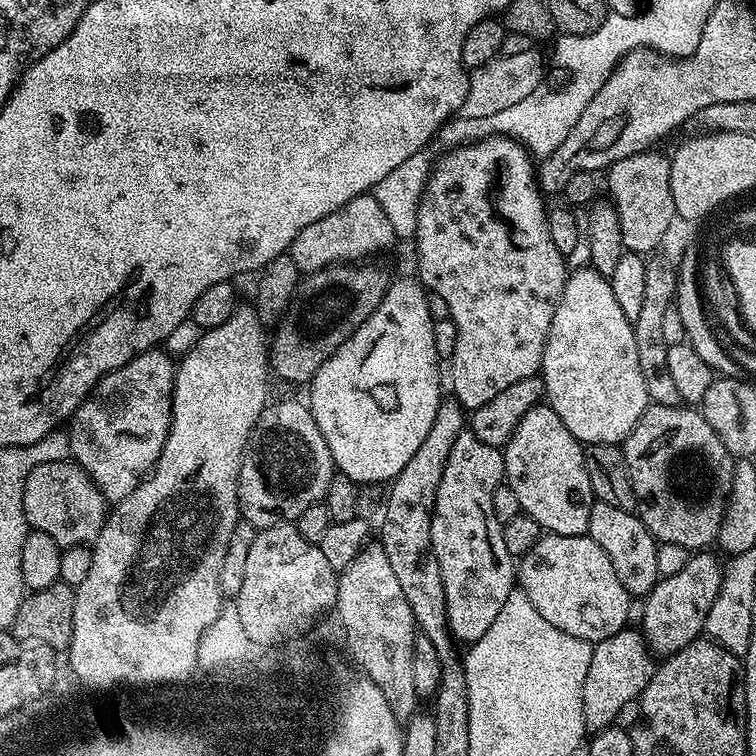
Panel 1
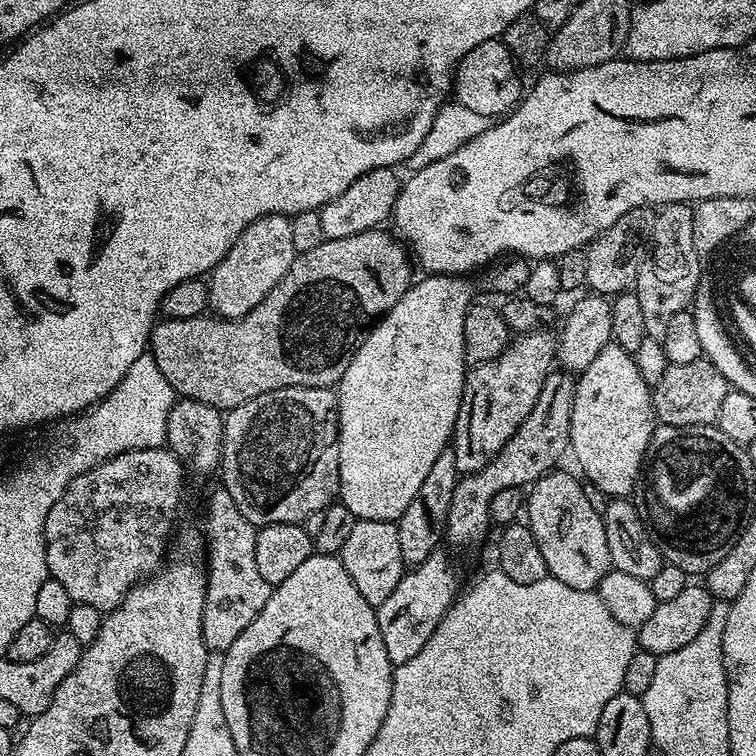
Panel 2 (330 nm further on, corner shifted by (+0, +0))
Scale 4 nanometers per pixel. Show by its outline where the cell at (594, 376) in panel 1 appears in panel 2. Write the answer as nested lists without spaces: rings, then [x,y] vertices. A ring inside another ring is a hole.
[[[607,344],[598,354],[598,358],[594,358],[594,362],[590,362],[590,366],[586,366],[584,372],[579,373],[576,380],[576,389],[574,390],[574,402],[572,403],[572,413],[570,414],[570,452],[576,455],[576,460],[580,463],[580,468],[584,471],[583,479],[587,483],[598,486],[598,490],[602,490],[609,498],[628,498],[633,494],[632,487],[637,487],[638,481],[642,476],[644,466],[644,455],[648,449],[648,443],[652,437],[652,429],[654,427],[654,413],[652,411],[652,388],[647,384],[642,375],[638,372],[636,365],[636,357],[631,352],[622,350],[618,345]]]

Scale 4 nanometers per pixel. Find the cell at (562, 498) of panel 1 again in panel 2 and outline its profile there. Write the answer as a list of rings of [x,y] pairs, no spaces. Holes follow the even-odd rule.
[[[560,471],[546,472],[531,485],[532,493],[526,496],[526,523],[542,549],[542,558],[546,558],[548,576],[574,590],[590,592],[612,568],[604,517],[586,502],[584,484]]]

